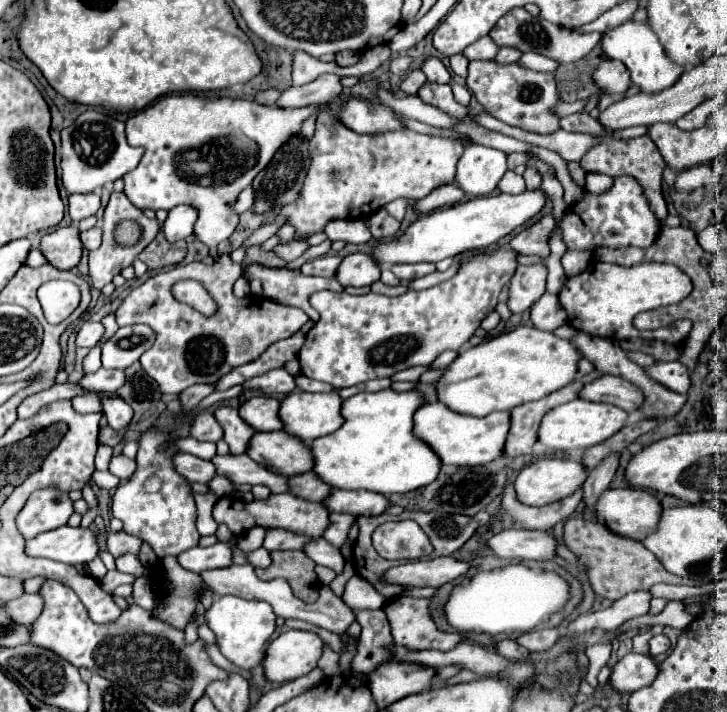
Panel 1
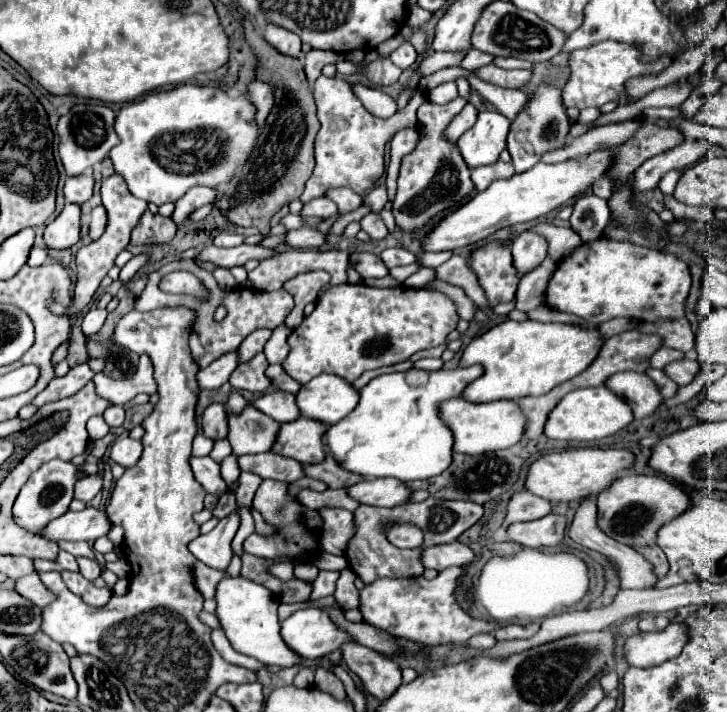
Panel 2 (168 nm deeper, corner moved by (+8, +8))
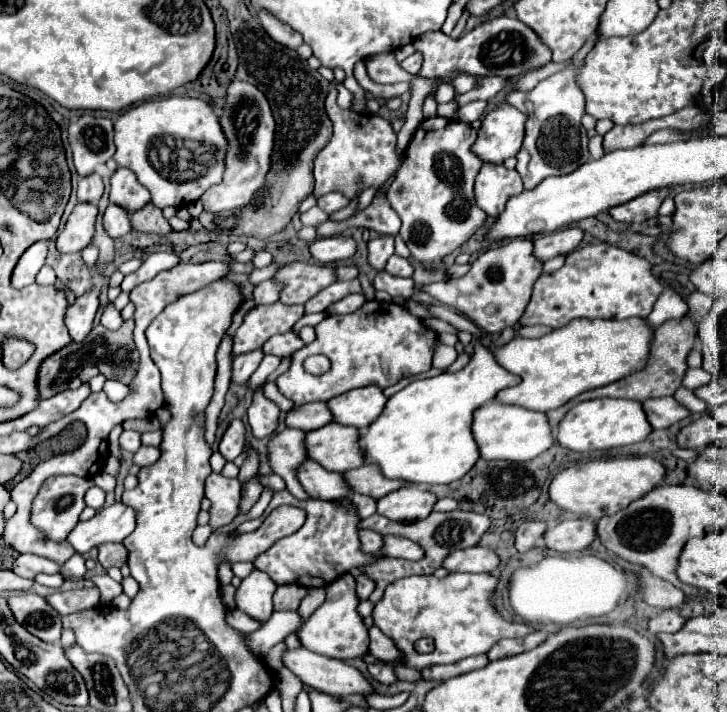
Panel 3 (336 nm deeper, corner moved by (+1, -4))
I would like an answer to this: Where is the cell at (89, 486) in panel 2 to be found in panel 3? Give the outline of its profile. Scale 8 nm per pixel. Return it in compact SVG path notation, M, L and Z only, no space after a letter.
M93 486L93 488L85 494L85 502L87 502L87 506L91 506L91 508L99 510L99 508L103 506L103 502L105 502L105 492L103 492L101 488Z

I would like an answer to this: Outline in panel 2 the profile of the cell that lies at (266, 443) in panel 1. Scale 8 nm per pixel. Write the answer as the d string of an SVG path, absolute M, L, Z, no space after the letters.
M300 416L298 420L280 426L280 432L276 434L276 446L272 446L272 452L284 458L300 460L302 464L316 464L326 458L322 436L324 424Z

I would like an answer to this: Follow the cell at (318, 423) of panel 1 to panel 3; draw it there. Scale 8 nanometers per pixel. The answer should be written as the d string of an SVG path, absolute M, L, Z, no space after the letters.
M363 386L349 390L341 396L335 396L327 402L335 422L345 426L355 426L359 430L367 430L373 420L383 412L387 398L383 388L379 386Z

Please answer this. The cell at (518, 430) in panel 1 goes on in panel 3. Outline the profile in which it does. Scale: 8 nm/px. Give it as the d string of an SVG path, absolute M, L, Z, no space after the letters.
M685 314L683 318L677 318L677 320L667 320L663 322L657 330L655 330L655 340L653 340L653 346L651 346L651 360L647 362L647 368L643 372L637 372L637 374L631 374L619 382L613 382L613 384L607 384L607 386L601 386L601 388L595 388L595 390L589 390L581 396L577 396L575 400L571 400L567 406L563 408L557 408L557 410L551 410L547 412L549 416L549 422L553 428L557 428L559 420L565 416L565 412L575 406L577 402L581 400L591 400L591 398L629 398L629 400L647 400L647 398L661 398L661 396L673 396L675 390L681 386L681 380L687 372L687 356L691 354L691 350L695 348L697 344L697 326L695 322L691 320L689 314Z

